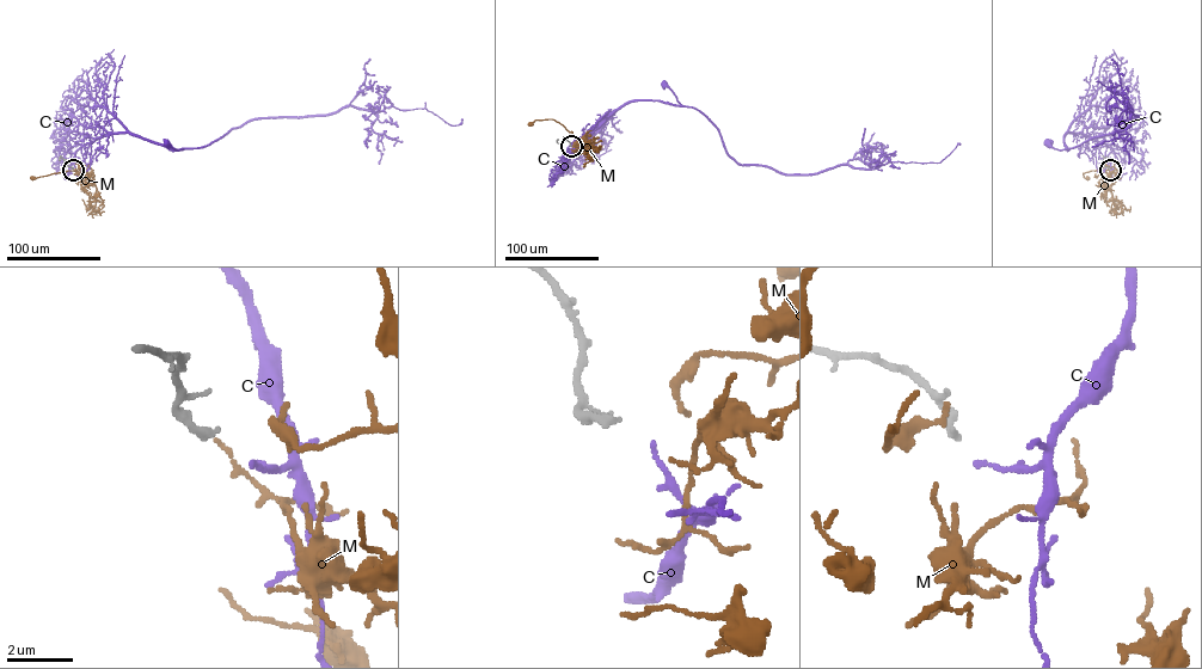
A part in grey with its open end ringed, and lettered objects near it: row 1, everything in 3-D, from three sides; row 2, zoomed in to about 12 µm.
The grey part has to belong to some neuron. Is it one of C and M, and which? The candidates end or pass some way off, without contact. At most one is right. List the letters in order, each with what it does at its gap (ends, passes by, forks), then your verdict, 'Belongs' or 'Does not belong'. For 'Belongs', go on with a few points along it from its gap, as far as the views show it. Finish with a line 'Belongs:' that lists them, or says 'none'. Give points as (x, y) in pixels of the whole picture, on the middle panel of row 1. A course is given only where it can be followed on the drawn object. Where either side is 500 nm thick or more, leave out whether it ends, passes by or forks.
C: It ends there. Does not belong
M: It ends there. Does not belong
Belongs: none

